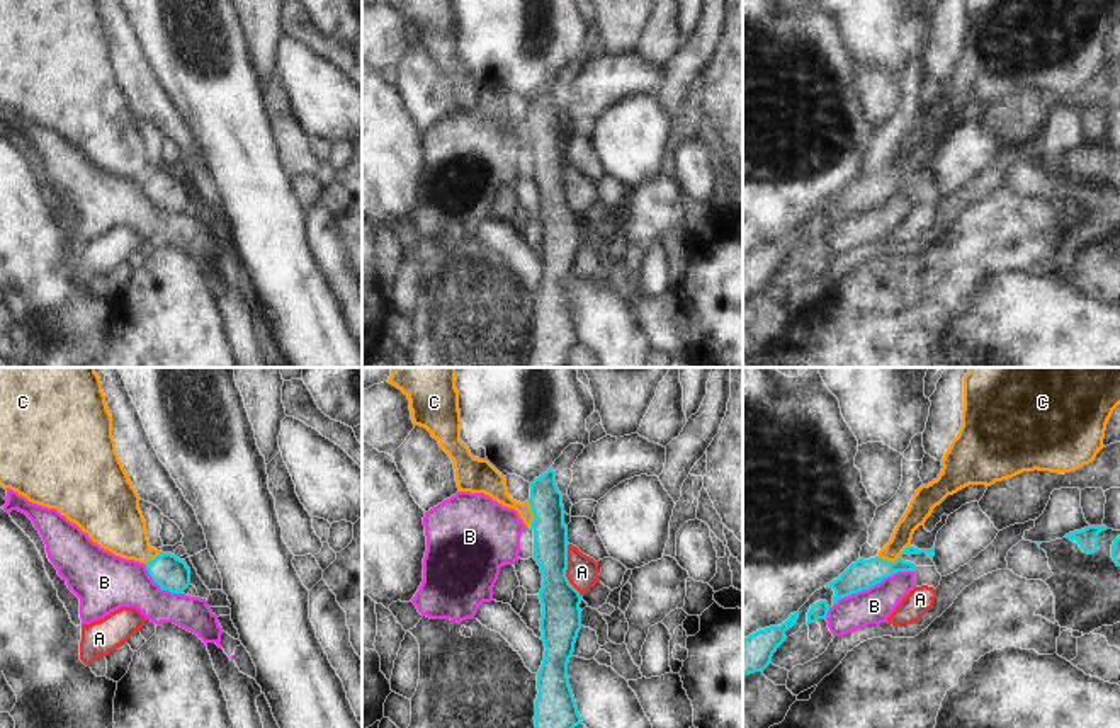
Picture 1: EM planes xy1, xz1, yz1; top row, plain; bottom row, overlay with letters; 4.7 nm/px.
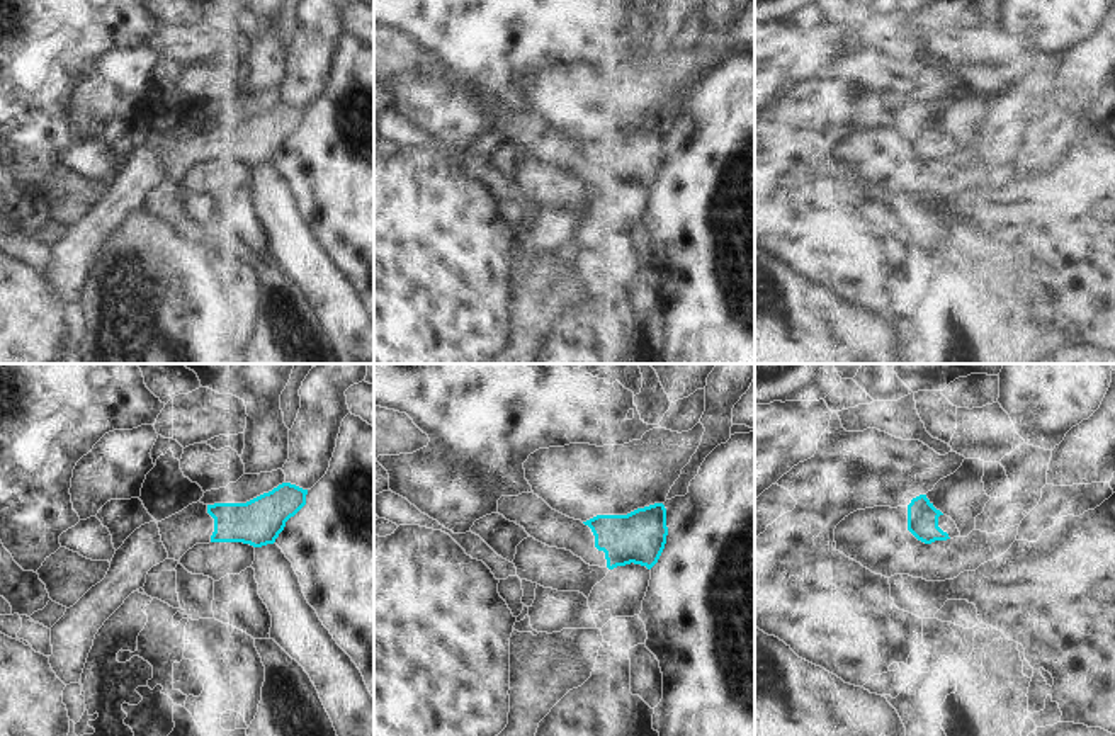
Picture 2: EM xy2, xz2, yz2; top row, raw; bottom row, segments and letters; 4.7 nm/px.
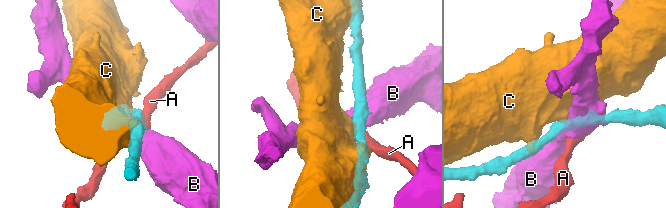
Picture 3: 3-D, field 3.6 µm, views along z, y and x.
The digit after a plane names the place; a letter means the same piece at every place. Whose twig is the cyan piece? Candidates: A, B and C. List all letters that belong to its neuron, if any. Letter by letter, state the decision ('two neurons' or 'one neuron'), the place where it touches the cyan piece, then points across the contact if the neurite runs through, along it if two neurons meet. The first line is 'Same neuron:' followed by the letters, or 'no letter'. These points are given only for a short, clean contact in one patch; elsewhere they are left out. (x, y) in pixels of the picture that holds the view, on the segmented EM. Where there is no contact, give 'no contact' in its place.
Same neuron: no letter
A: two neurons | xz1 (566, 568) | along xz1 (568, 543), (566, 579), (582, 596)
B: two neurons | yz1 (872, 585)
C: two neurons | yz1 (891, 562) | along yz1 (910, 545), (893, 562), (877, 557)

